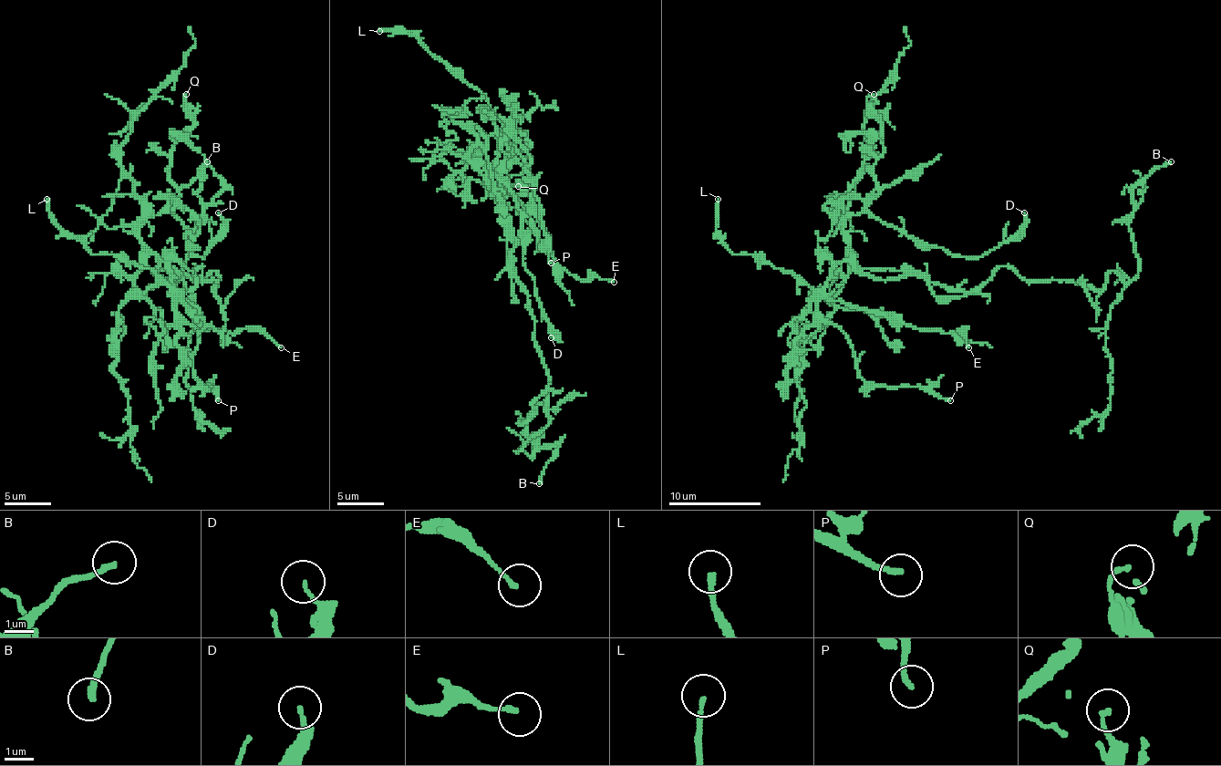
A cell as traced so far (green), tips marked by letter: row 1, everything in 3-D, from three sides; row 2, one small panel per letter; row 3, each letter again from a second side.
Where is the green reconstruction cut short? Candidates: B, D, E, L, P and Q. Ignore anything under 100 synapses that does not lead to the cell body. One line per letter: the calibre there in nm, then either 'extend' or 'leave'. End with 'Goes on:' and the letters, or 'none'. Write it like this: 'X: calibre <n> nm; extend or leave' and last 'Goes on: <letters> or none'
B: calibre 190 nm; leave
D: calibre 150 nm; leave
E: calibre 140 nm; leave
L: calibre 170 nm; extend
P: calibre 190 nm; leave
Q: calibre 160 nm; leave
Goes on: L

